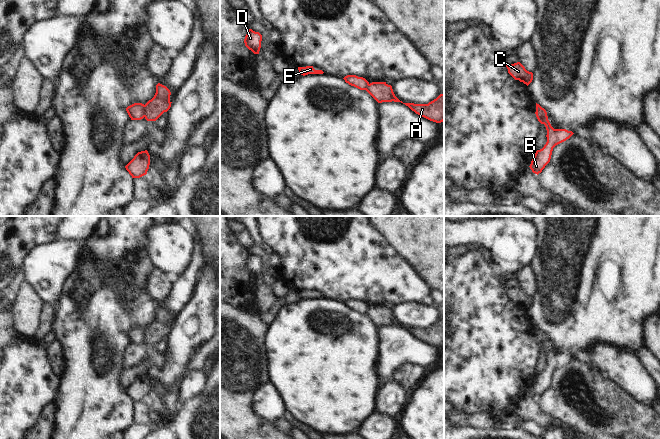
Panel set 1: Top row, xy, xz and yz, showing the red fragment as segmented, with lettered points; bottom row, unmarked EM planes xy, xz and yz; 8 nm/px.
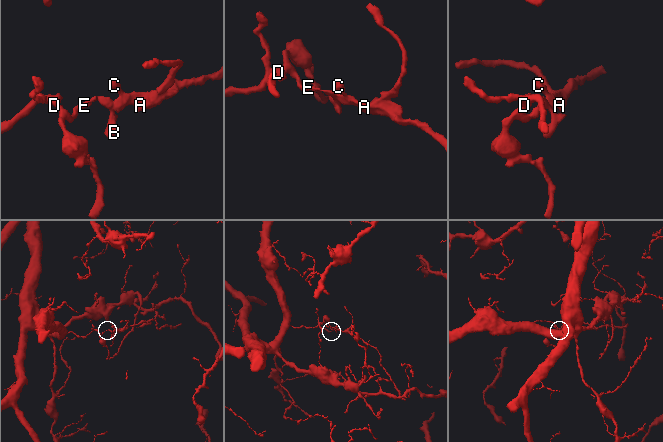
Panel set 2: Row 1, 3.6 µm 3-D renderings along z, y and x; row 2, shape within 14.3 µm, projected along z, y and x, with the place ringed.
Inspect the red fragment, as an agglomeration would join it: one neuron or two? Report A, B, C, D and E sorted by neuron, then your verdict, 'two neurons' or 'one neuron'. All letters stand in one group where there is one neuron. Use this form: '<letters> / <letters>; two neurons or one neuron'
A C / B D E; two neurons

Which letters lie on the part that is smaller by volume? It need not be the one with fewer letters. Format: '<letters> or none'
A, C

